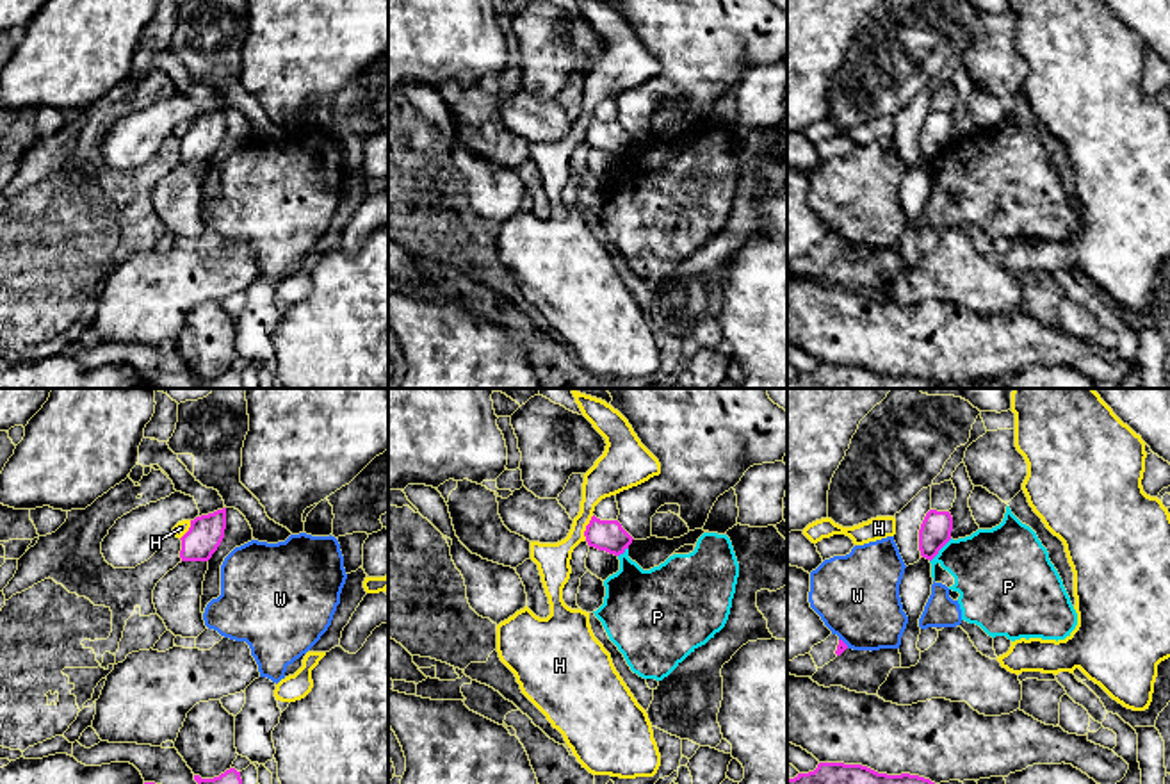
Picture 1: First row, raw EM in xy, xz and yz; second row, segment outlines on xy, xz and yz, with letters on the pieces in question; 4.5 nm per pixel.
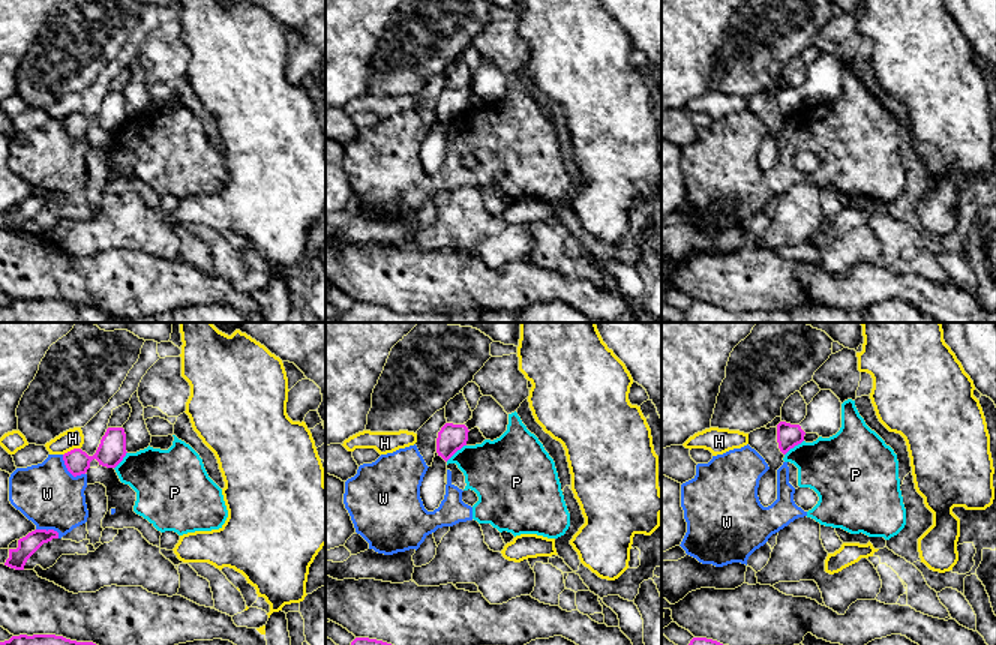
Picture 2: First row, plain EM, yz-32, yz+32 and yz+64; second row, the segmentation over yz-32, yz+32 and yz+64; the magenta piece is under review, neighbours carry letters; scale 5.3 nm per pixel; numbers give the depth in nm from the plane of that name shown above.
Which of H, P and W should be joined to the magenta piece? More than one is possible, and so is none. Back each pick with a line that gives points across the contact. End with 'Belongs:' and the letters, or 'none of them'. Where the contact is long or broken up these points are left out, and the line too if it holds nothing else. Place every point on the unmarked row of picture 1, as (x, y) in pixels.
Belongs: none of them

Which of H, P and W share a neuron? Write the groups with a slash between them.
H / P W

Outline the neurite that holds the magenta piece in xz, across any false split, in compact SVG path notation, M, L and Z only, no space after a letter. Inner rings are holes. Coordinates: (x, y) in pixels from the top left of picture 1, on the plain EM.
M595 116L584 132L589 148L620 157L632 144L632 137L622 128L618 121L600 121Z

